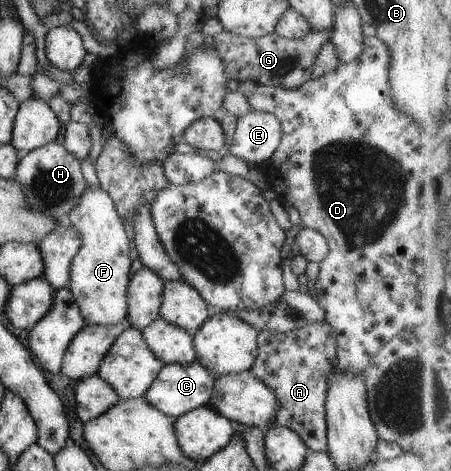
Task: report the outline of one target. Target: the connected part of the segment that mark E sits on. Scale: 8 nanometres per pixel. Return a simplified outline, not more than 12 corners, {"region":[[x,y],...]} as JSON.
{"region":[[252,108],[224,151],[260,166],[282,139],[281,121]]}

